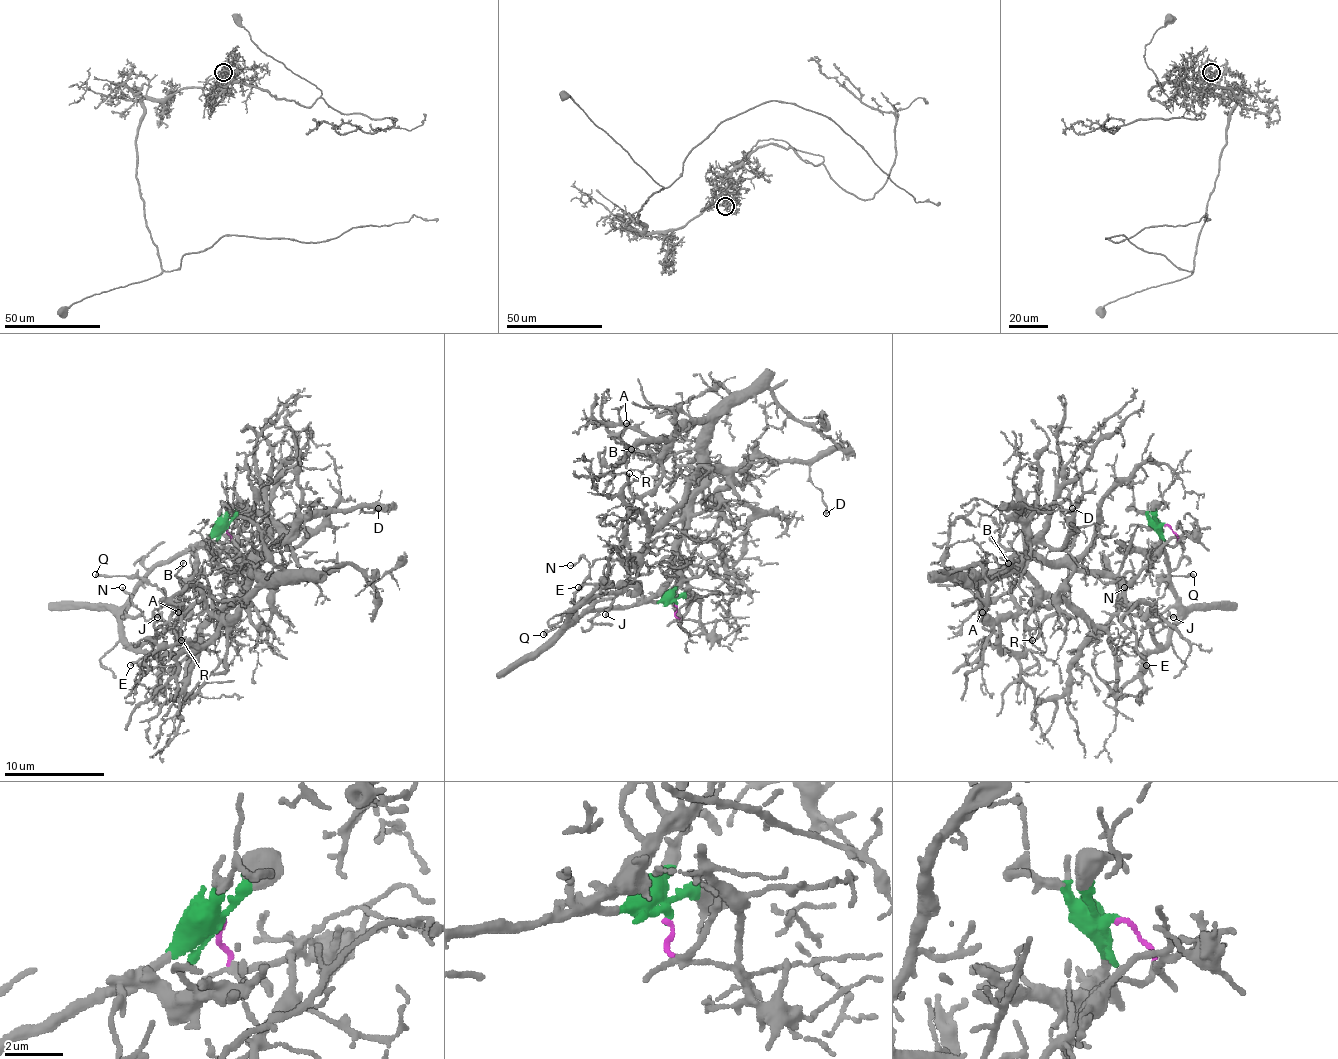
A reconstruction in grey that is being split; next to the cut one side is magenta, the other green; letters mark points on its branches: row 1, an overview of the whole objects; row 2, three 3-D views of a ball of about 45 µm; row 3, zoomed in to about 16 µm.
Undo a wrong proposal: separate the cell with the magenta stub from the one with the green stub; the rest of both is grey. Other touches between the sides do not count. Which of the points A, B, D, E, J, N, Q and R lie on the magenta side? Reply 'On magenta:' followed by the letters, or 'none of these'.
On magenta: A, B, D, R

